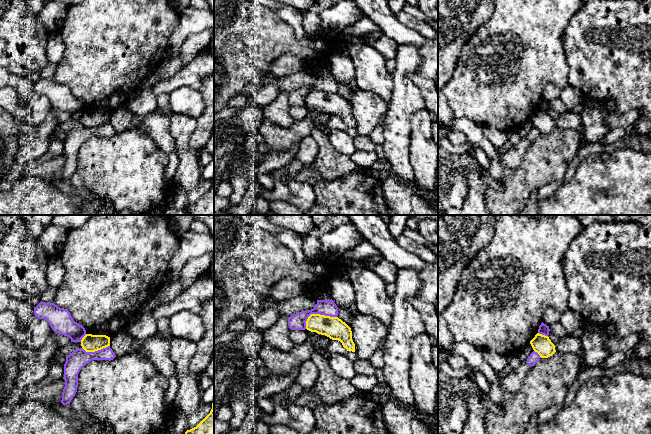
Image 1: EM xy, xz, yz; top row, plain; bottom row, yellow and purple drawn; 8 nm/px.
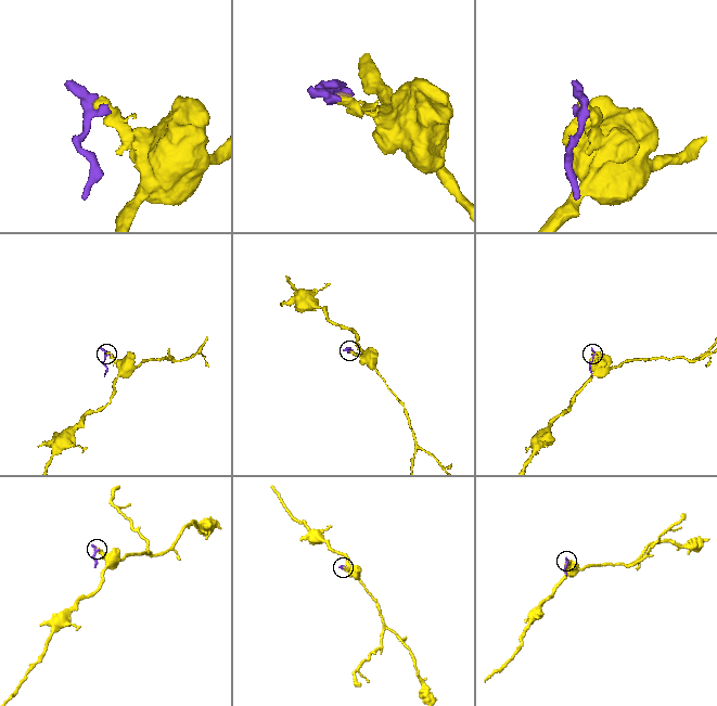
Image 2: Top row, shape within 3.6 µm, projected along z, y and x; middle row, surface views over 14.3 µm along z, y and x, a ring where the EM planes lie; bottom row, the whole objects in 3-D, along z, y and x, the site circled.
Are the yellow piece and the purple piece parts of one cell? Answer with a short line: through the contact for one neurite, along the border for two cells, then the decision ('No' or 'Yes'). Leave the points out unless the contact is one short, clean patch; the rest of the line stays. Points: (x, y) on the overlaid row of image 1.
Line: xz (336, 316), (311, 314), (306, 321), (305, 328). No

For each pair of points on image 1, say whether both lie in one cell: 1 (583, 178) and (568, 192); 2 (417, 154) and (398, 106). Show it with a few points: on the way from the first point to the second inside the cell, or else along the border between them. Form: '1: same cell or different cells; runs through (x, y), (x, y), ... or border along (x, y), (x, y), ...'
1: same cell; runs through (582, 183), (573, 192)
2: different cells; border along (412, 115), (409, 161)

